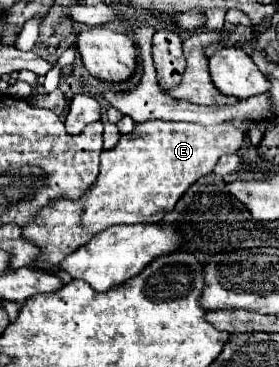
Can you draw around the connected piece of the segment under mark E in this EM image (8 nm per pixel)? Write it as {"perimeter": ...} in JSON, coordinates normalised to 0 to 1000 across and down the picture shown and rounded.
{"perimeter":[[[538,327],[516,332],[516,371],[509,365],[437,365],[430,387],[401,409],[373,409],[358,425],[358,474],[351,490],[337,496],[315,523],[287,545],[194,545],[172,561],[151,567],[100,610],[100,621],[79,627],[79,643],[129,659],[143,670],[151,692],[143,703],[115,719],[129,730],[186,730],[186,719],[215,719],[244,692],[280,681],[294,665],[323,659],[344,638],[366,627],[409,616],[409,610],[559,610],[581,599],[581,583],[609,578],[638,540],[724,480],[753,474],[796,420],[846,420],[889,354],[903,343],[939,343],[925,332],[875,332],[860,343],[832,332],[774,338],[774,343],[724,343],[695,332],[581,332],[581,327]]]}

